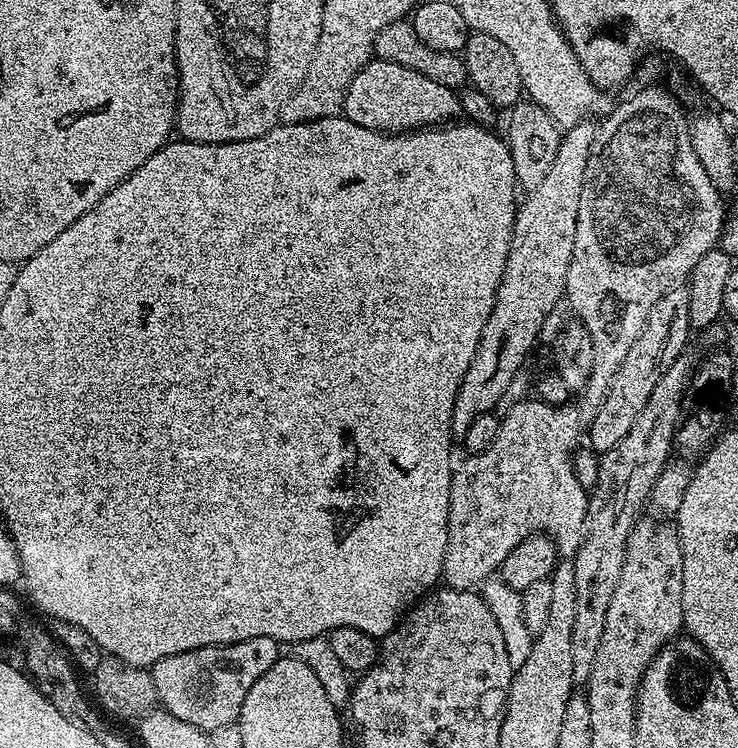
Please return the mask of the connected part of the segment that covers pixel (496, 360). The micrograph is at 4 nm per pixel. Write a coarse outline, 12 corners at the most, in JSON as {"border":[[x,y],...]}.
{"border":[[597,125],[567,129],[519,201],[452,397],[453,437],[499,409],[565,299]]}

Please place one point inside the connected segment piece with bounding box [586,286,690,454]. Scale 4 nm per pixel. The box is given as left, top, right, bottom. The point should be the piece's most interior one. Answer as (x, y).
(662, 340)

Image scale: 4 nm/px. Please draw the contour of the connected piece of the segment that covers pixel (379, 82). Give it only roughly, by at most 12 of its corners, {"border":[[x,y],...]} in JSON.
{"border":[[373,58],[342,115],[399,134],[461,115],[453,89]]}

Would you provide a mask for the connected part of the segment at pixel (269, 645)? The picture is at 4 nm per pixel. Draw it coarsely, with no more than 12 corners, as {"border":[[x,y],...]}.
{"border":[[274,638],[151,665],[159,707],[202,732],[239,721]]}

